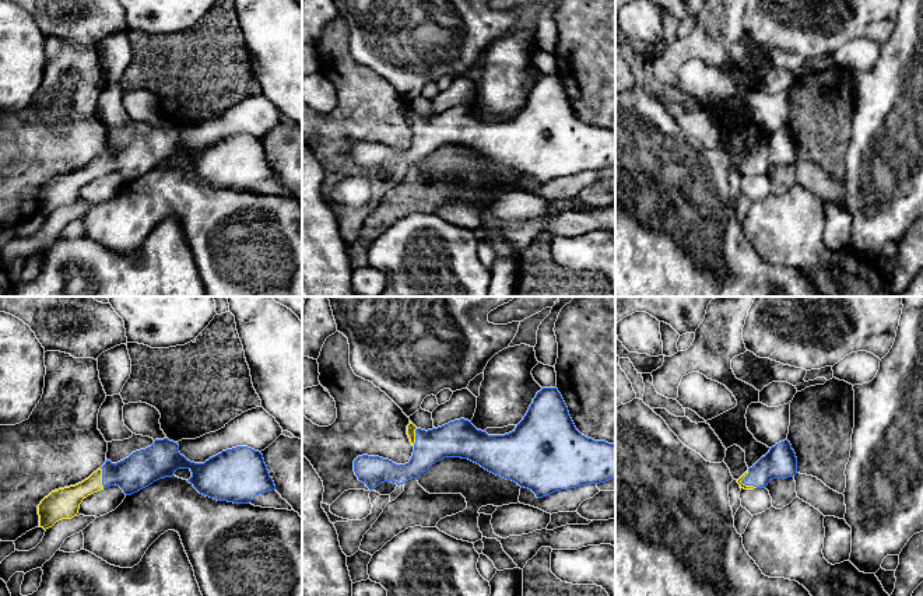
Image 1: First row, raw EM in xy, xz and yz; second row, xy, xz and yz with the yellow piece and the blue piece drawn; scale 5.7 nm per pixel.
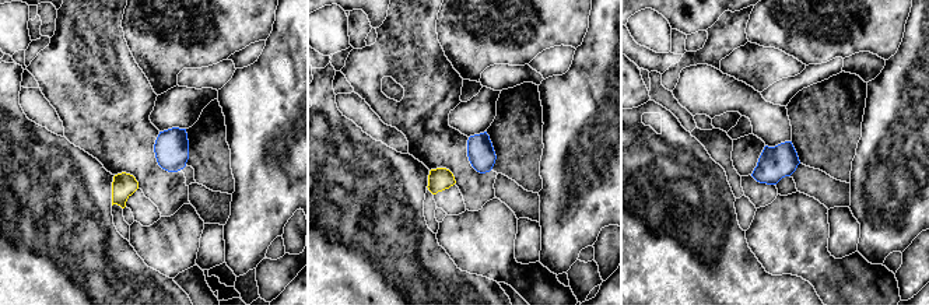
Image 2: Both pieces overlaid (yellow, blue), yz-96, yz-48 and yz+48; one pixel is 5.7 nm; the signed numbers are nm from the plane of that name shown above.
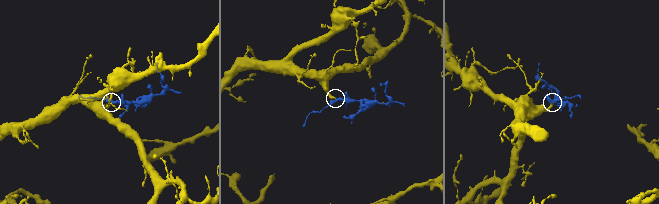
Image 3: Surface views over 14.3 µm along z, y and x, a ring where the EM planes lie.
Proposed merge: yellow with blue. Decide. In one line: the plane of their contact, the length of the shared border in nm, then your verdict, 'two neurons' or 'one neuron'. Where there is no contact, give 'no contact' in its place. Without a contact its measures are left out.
meets yellow in yz; contact 120 nm long; one neuron

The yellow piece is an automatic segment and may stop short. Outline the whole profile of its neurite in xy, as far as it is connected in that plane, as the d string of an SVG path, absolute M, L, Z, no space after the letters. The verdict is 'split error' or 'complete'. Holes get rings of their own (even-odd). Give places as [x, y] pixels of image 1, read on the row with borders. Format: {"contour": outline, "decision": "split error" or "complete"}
{"contour": "M164 438L155 439L151 446L136 450L129 457L117 463L112 463L106 459L105 464L94 471L84 481L76 485L52 491L38 505L39 527L43 527L46 530L62 519L74 518L78 513L83 499L103 488L116 484L123 490L126 495L131 495L159 478L172 477L178 469L189 469L192 471L192 477L187 481L200 494L217 501L249 504L256 495L276 490L274 481L270 477L263 455L259 450L248 446L236 446L222 450L204 463L194 463L187 460L179 452L179 445L176 442Z", "decision": "split error"}

